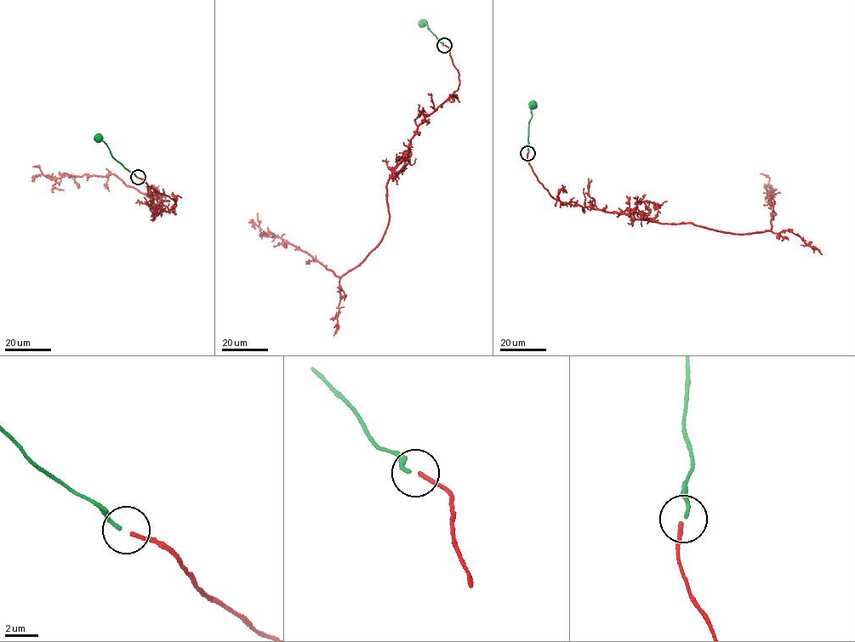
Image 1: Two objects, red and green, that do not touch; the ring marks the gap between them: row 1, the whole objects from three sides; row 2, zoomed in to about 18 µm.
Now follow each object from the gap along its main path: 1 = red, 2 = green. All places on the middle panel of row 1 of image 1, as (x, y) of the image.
1: (445, 45), (458, 89), (418, 127), (388, 181), (388, 225), (367, 256), (337, 276), (261, 233), (258, 213)
2: (443, 45), (426, 24), (422, 23)

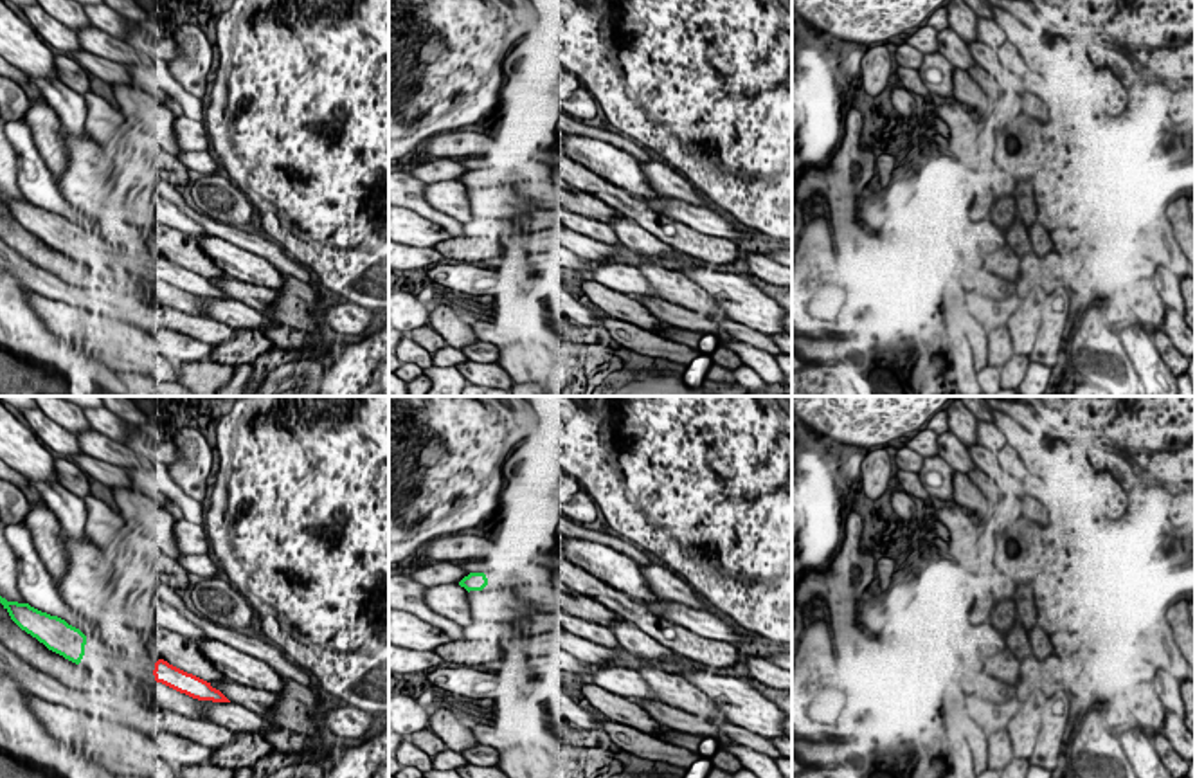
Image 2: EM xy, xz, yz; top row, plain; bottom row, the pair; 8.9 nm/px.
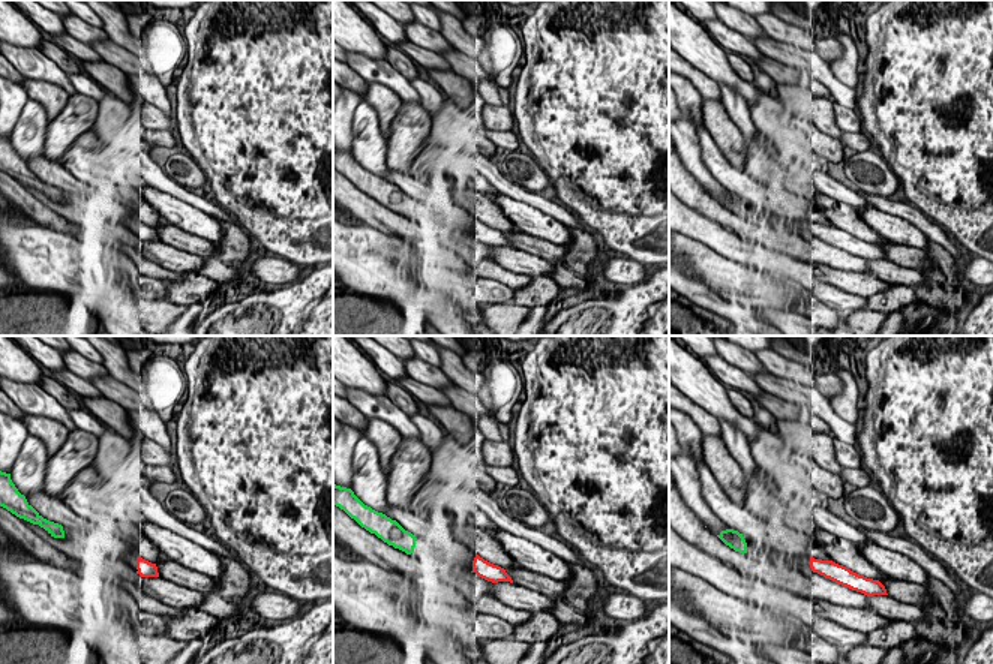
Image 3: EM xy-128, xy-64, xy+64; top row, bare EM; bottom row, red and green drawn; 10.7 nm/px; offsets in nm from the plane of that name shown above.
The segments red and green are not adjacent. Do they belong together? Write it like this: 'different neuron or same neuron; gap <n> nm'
different neuron; gap 650 nm

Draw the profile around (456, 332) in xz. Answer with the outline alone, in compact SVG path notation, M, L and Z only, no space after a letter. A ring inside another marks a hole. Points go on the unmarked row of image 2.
M436 301L430 310L430 328L437 331L446 346L463 349L479 342L472 324L463 321L446 301Z

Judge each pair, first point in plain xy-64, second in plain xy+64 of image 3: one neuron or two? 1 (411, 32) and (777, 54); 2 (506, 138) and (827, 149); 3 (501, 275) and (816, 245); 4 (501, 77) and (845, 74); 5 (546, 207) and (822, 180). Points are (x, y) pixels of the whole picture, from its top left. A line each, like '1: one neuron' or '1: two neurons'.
1: one neuron
2: two neurons
3: two neurons
4: one neuron
5: two neurons

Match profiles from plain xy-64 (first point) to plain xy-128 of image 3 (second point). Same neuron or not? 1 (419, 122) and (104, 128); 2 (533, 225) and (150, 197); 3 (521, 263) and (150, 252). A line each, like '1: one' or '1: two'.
1: two
2: one
3: one

